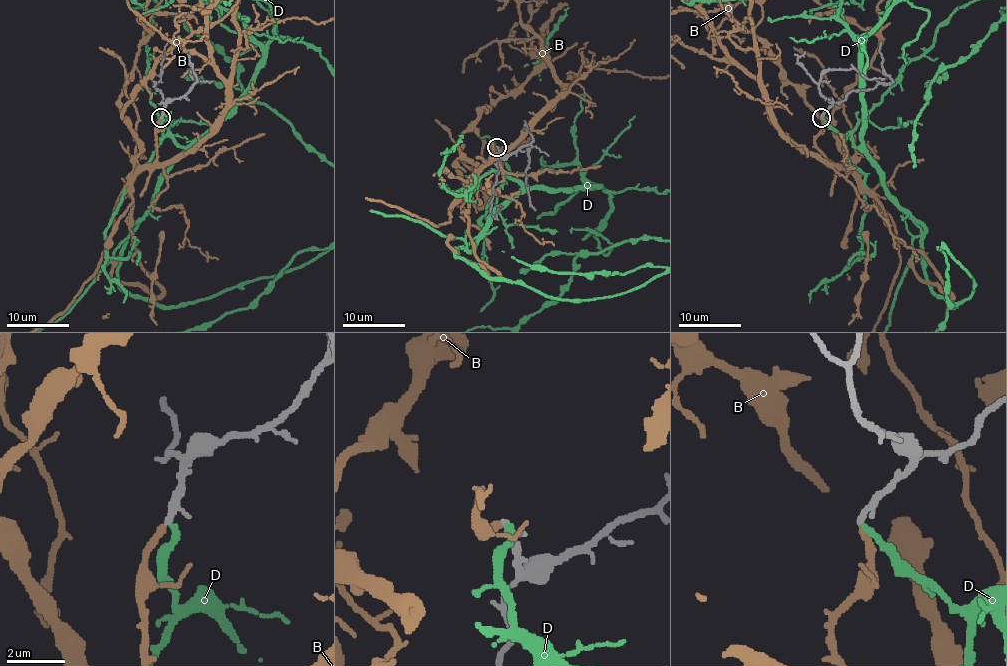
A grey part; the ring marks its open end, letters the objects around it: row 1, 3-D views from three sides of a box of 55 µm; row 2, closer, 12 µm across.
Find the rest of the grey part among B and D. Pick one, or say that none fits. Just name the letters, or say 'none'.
B

